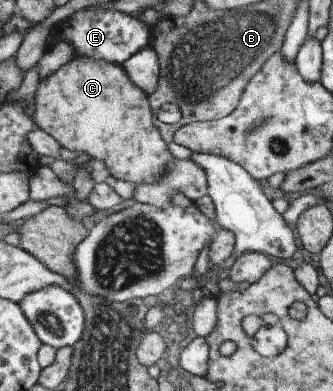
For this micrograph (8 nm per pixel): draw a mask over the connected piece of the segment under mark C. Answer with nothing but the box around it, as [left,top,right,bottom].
[31,57,174,185]

